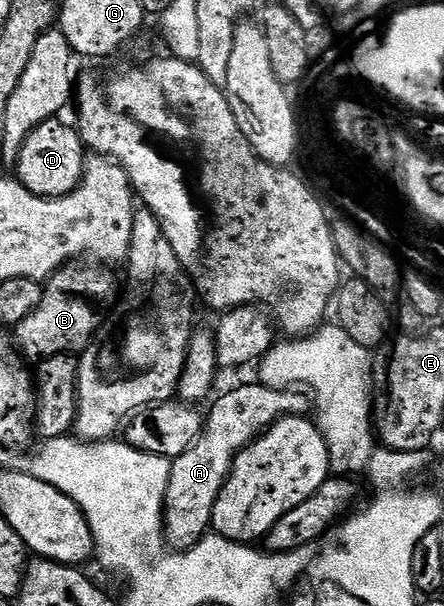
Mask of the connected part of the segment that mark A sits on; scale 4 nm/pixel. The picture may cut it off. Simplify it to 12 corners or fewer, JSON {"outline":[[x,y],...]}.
{"outline":[[259,381],[206,411],[198,441],[172,460],[167,546],[209,534],[234,456],[286,415],[303,390]]}

